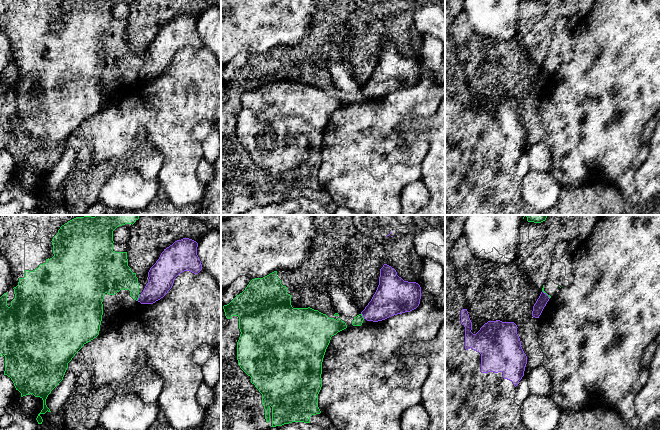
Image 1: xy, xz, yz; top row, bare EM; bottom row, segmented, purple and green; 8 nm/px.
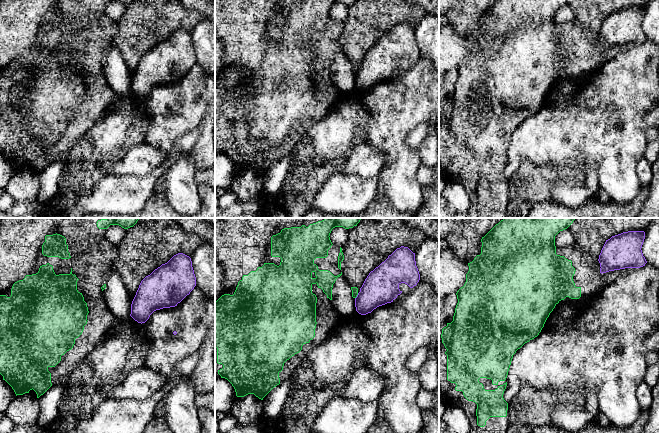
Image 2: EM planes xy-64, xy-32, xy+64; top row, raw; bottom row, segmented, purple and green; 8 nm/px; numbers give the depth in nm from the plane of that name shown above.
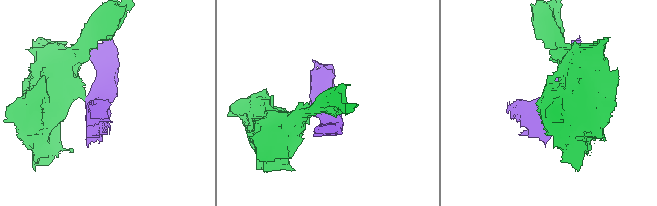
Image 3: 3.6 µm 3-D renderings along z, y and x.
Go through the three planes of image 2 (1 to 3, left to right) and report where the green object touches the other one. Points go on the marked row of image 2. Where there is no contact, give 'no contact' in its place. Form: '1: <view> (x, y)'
1: no contact
2: xy-32 (357, 296)
3: no contact

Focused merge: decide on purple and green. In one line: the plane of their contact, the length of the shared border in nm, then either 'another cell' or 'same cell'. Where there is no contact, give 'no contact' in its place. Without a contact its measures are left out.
meets purple in xy; contact 70 nm long; another cell

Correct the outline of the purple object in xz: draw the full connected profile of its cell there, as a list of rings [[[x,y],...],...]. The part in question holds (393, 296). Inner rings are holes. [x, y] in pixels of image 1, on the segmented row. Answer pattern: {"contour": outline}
{"contour": [[[384,264],[380,269],[377,290],[361,314],[367,321],[382,321],[416,309],[420,299],[421,287],[418,283],[404,281],[394,268]]]}

